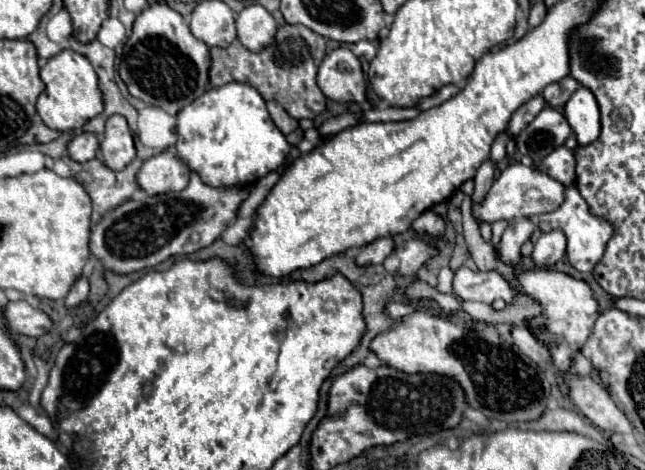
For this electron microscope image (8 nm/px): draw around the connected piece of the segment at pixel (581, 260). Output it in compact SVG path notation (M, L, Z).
M567 186L567 190L565 190L565 202L555 212L541 214L537 218L537 222L539 222L539 228L543 232L555 230L555 228L559 228L559 230L565 232L569 262L579 272L591 272L597 266L597 262L603 258L603 252L605 252L605 246L607 246L609 238L613 236L613 226L605 218L599 218L599 216L591 214L587 202L583 200L583 196L579 194L579 190L575 186Z

